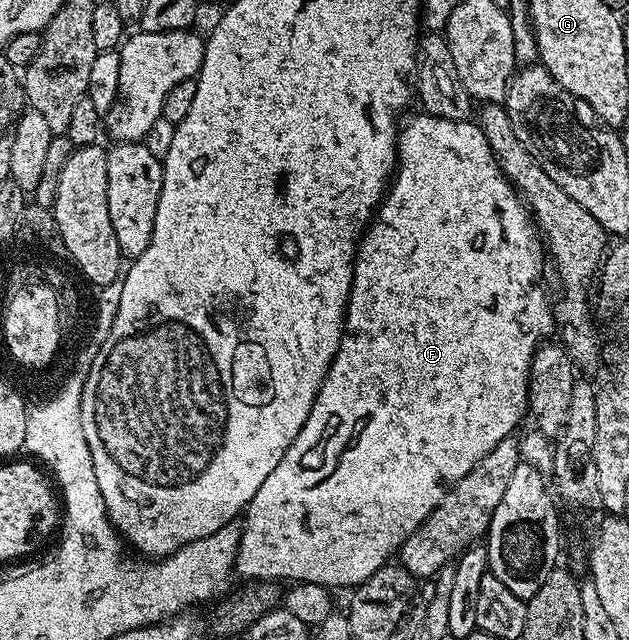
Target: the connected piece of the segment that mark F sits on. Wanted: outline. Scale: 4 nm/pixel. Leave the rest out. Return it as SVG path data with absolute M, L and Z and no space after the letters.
M417 115L401 125L396 171L370 227L362 233L362 241L358 243L350 301L346 307L346 333L308 414L308 422L304 422L300 434L296 434L292 446L288 446L288 454L284 454L276 470L264 478L260 490L256 490L252 502L244 510L240 524L242 537L234 563L234 572L242 575L243 581L286 580L319 584L331 590L354 590L381 567L391 563L393 556L390 555L393 552L395 555L402 543L422 525L424 518L440 506L451 486L460 482L460 478L464 478L464 474L468 474L468 470L472 470L472 466L488 454L488 450L504 442L506 436L515 435L514 427L521 422L522 415L527 415L530 363L534 351L544 338L553 337L556 332L551 301L546 301L546 292L538 285L542 280L544 241L522 197L500 170L481 126L470 118L449 120Z

